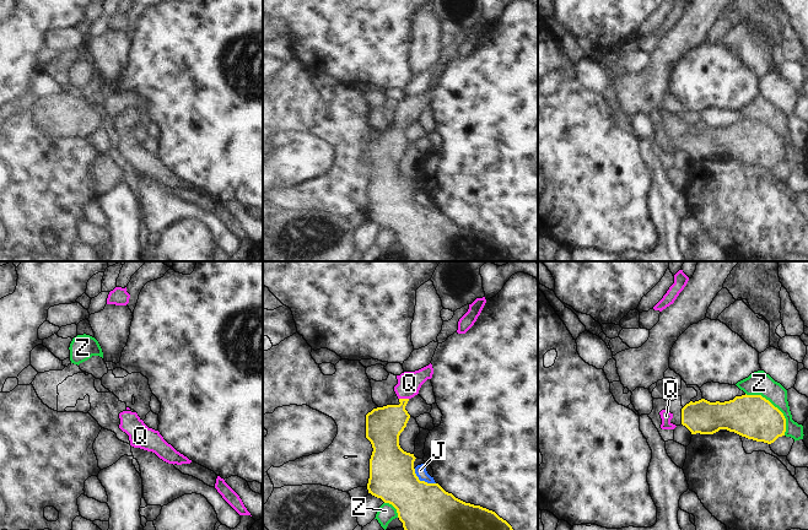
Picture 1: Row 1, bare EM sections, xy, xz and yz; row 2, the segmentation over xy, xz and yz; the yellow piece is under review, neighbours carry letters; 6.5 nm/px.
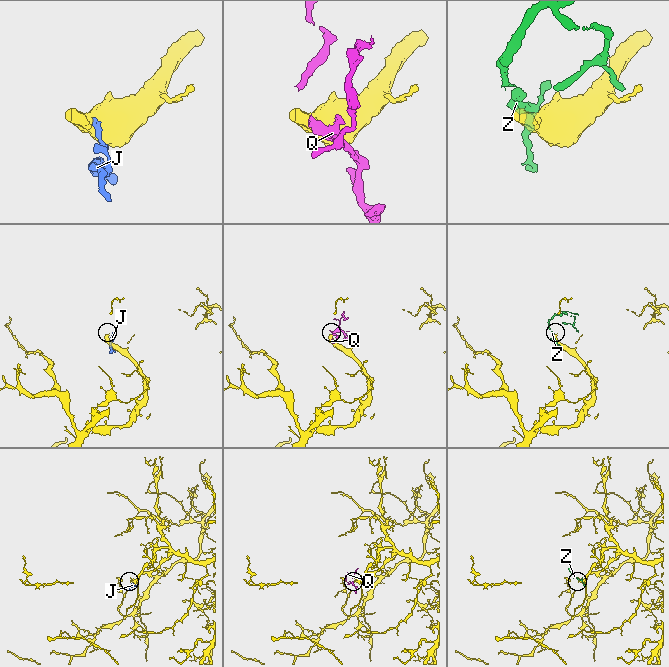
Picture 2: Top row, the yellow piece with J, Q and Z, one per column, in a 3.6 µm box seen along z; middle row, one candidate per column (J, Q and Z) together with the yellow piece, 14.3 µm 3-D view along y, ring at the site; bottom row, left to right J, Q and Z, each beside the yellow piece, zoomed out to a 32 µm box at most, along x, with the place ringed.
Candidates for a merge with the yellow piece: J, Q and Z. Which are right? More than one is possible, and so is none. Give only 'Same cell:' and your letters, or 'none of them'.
Same cell: Q.

